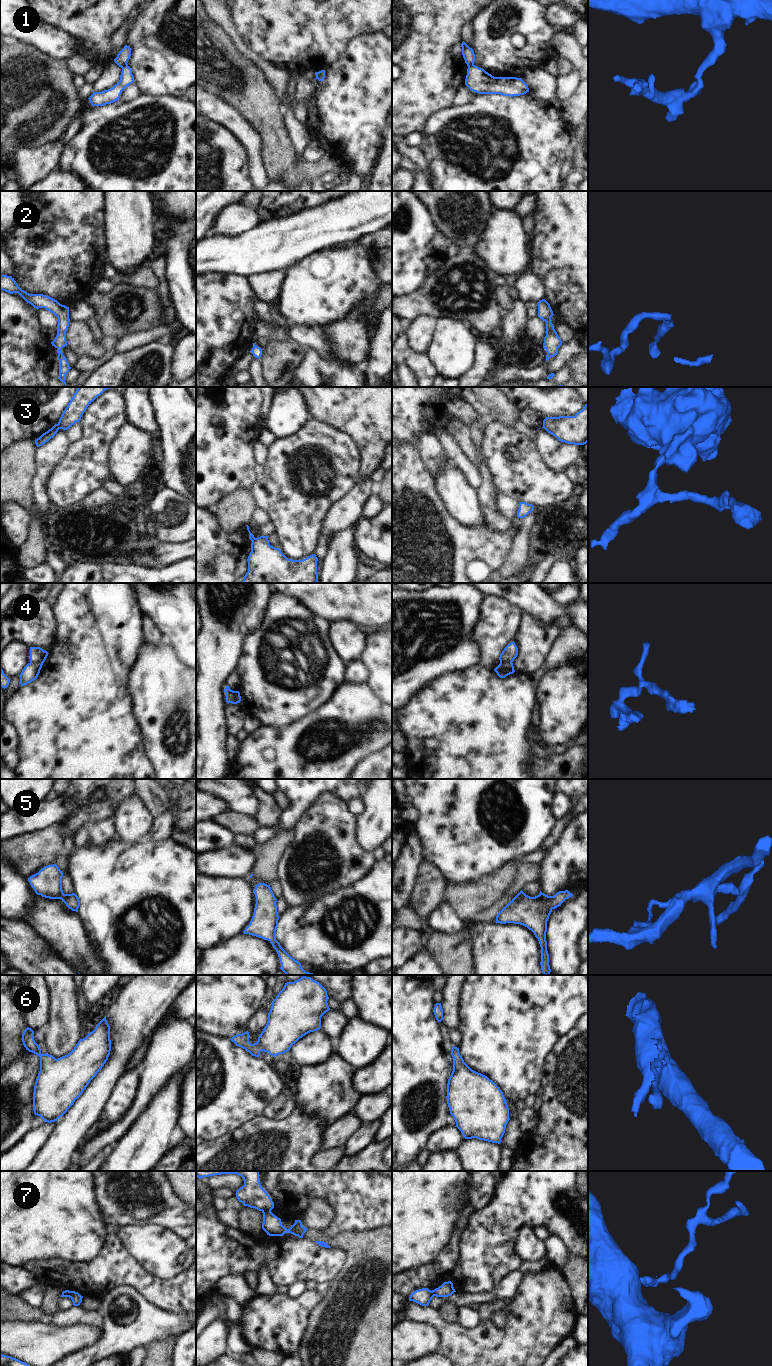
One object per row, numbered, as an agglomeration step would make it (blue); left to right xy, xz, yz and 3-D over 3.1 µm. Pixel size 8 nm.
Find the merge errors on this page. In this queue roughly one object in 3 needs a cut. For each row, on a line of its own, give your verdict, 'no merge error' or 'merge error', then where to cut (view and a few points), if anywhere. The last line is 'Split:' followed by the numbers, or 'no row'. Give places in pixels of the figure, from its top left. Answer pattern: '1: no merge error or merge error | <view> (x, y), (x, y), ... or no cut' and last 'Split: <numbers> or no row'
1: merge error | yz (473, 64), (468, 66)
2: no merge error | no cut
3: merge error | xy (57, 424), (59, 428)
4: merge error | xy (42, 662), (30, 663)
5: no merge error | no cut
6: no merge error | no cut
7: merge error | xz (270, 1210), (262, 1212)
Split: 1, 3, 4, 7

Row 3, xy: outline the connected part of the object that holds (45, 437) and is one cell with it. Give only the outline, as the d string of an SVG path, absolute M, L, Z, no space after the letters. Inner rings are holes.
M55 424L51 429L49 429L47 432L43 433L39 438L35 440L35 444L37 447L42 446L46 442L48 442L51 438L55 436L55 434L58 432L59 427L58 424Z

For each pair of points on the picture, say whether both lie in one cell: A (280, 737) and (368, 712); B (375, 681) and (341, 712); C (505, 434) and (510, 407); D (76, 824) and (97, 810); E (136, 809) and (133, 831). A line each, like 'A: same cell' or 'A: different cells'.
A: same cell
B: different cells
C: different cells
D: same cell
E: same cell

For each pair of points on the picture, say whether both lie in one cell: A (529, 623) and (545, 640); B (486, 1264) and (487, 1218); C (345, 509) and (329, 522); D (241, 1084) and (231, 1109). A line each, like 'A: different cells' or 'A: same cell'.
A: same cell
B: same cell
C: same cell
D: same cell

